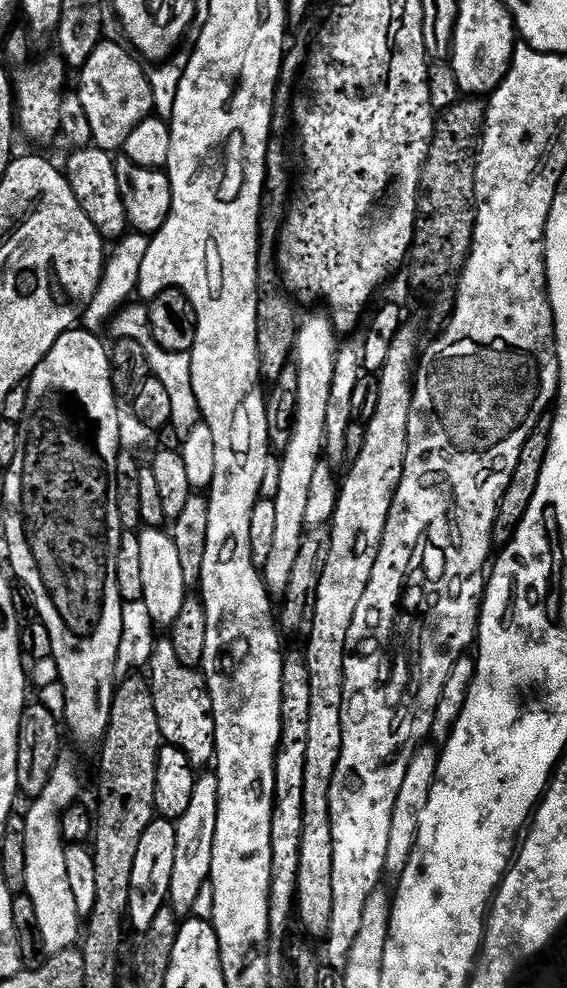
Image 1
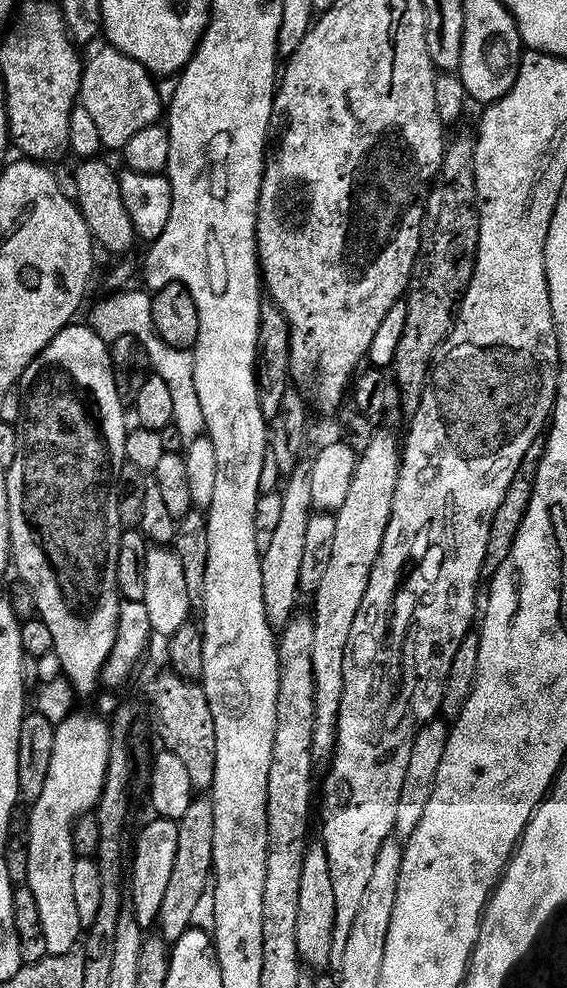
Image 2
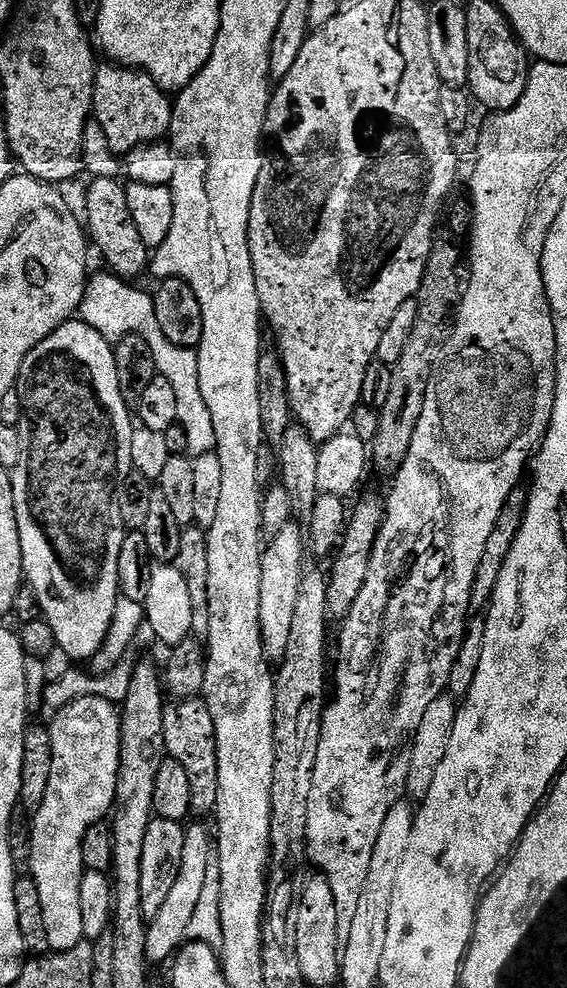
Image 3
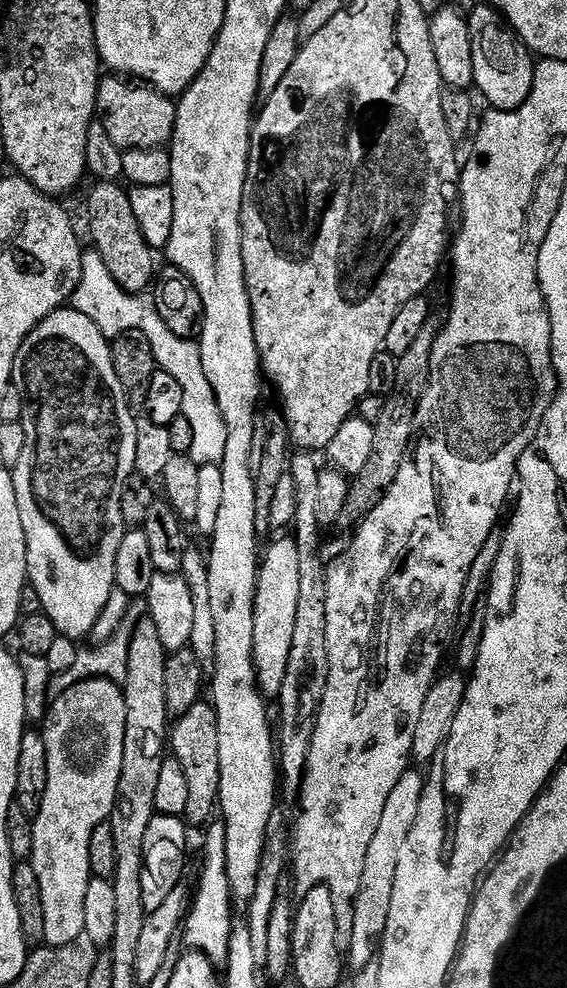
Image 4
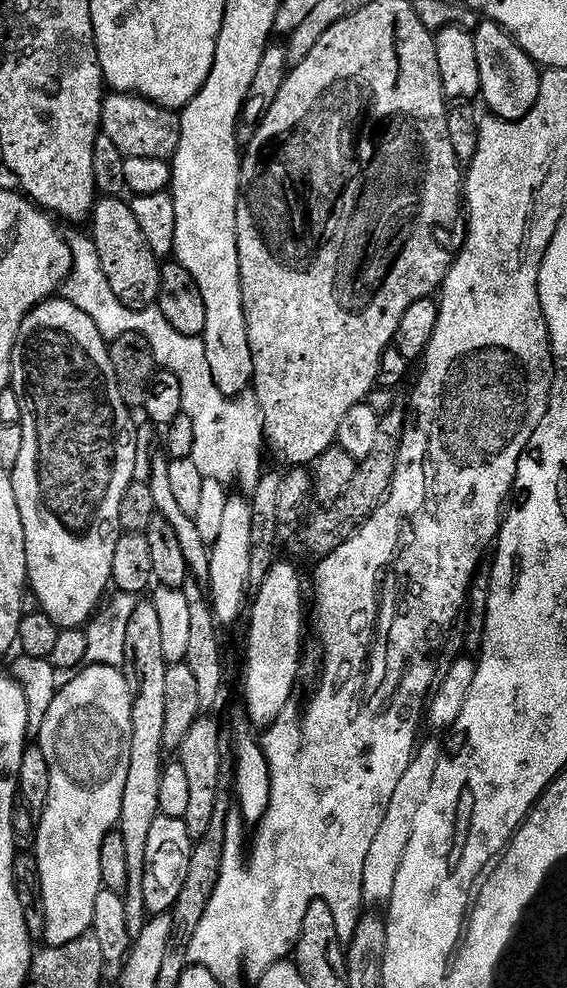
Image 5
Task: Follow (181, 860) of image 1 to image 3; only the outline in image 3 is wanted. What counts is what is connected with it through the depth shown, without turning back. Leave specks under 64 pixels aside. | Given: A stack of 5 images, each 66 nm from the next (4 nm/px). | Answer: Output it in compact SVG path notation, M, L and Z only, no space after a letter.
M189 823L184 830L184 845L182 846L182 866L178 866L178 878L174 878L174 886L163 905L148 920L146 934L146 958L149 965L167 965L175 957L185 943L190 918L194 918L194 910L198 910L198 902L202 902L202 894L209 891L208 867L214 864L214 836L204 824Z

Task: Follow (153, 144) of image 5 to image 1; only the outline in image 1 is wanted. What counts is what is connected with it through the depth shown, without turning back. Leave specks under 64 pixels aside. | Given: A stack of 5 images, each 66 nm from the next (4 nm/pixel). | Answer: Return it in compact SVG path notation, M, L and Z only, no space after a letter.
M105 39L94 50L94 54L90 54L90 62L79 69L78 91L86 110L86 119L90 121L92 144L104 152L119 153L134 126L153 115L154 94L150 90L148 72L143 66L123 43Z

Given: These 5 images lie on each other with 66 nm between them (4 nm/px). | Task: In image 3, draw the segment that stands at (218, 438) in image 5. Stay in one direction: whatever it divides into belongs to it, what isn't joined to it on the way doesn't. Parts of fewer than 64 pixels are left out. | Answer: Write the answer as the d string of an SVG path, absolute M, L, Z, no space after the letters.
M93 275L89 279L84 291L84 301L80 303L79 319L112 342L129 333L146 338L150 354L154 354L157 373L164 376L166 382L170 382L170 386L174 386L174 394L178 397L176 422L186 430L187 455L195 458L213 451L216 446L214 422L210 422L210 410L206 406L206 398L202 398L202 386L198 382L198 362L193 353L182 346L169 344L166 334L162 334L162 326L158 326L158 318L154 314L154 302L149 293L144 293L140 288L132 288L136 286L121 280L118 276L103 275Z

